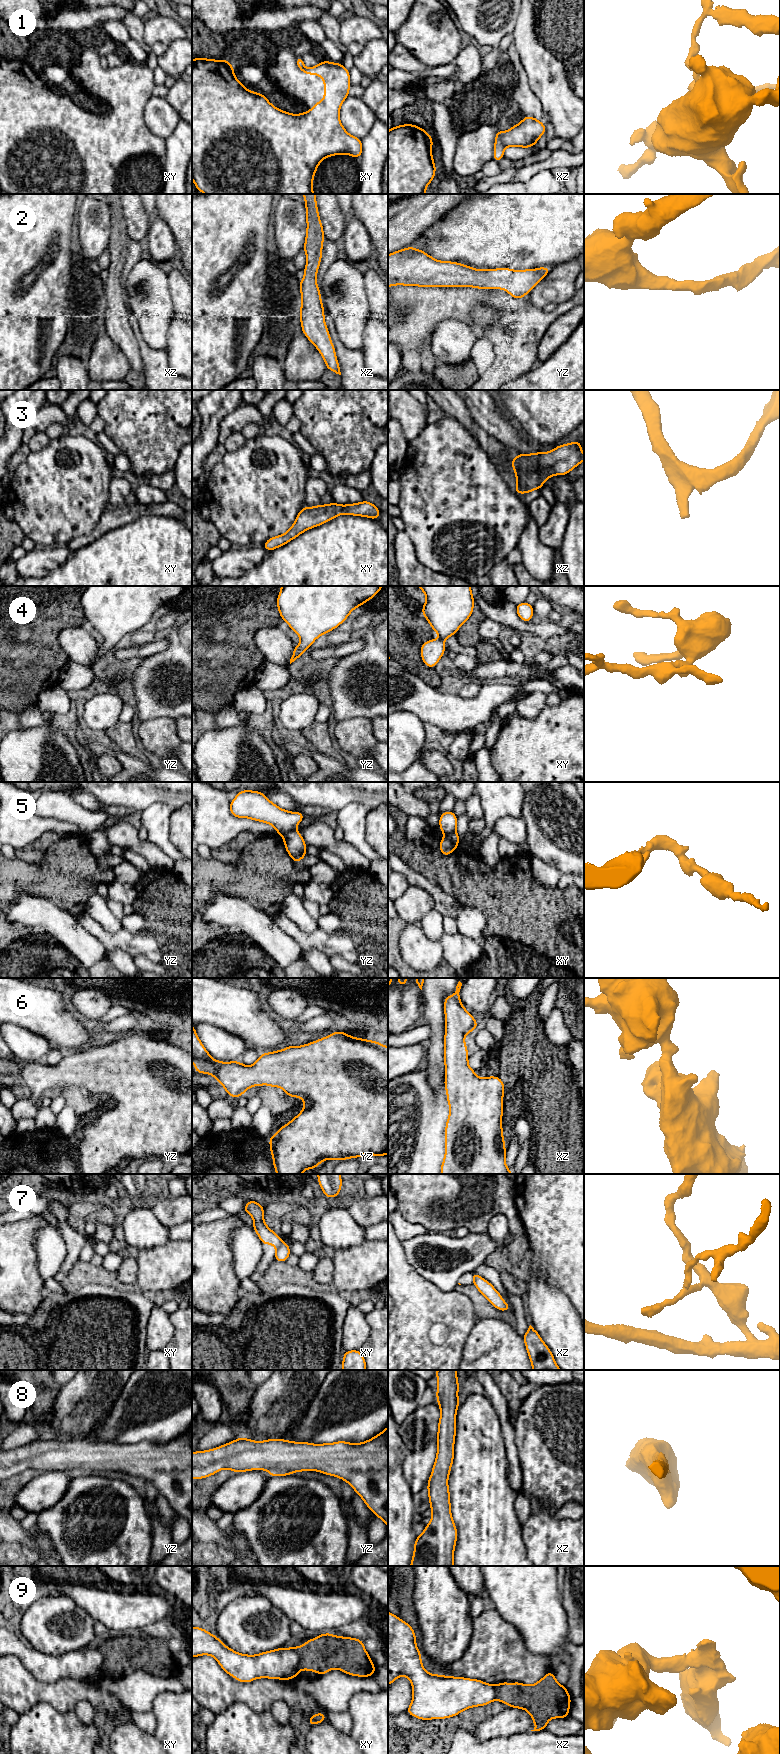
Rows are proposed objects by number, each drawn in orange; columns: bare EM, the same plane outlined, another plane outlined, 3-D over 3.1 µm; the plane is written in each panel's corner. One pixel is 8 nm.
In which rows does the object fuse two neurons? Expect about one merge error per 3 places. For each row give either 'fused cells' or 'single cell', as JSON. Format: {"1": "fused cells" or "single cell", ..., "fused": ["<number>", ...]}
{"1": "fused cells", "2": "single cell", "3": "single cell", "4": "single cell", "5": "fused cells", "6": "single cell", "7": "fused cells", "8": "single cell", "9": "fused cells", "fused": ["1", "5", "7", "9"]}

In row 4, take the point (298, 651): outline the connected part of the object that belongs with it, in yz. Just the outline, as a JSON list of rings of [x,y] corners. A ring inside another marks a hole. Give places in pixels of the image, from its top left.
[[[281,586],[276,604],[283,619],[300,637],[300,644],[293,648],[290,664],[321,635],[337,628],[357,607],[371,600],[383,586]]]

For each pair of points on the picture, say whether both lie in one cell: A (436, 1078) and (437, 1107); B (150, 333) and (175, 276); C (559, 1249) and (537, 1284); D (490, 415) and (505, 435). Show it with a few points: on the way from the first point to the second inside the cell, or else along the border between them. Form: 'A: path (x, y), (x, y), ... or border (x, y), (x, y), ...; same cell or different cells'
A: border (422, 1069), (432, 1087), (438, 1088), (443, 1083); different cells
B: border (166, 275), (172, 311), (174, 313); different cells
C: border (526, 1269), (542, 1276), (560, 1291); different cells
D: path (493, 420), (503, 430); same cell

